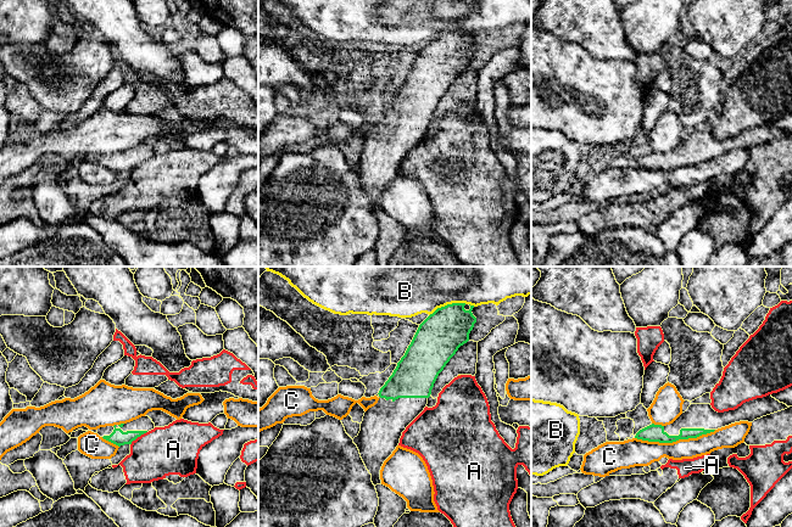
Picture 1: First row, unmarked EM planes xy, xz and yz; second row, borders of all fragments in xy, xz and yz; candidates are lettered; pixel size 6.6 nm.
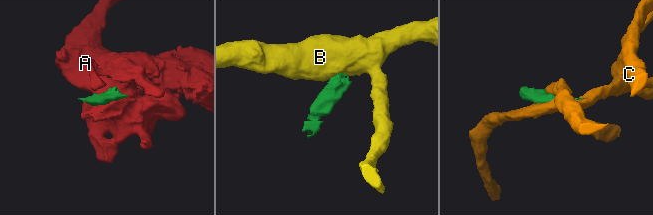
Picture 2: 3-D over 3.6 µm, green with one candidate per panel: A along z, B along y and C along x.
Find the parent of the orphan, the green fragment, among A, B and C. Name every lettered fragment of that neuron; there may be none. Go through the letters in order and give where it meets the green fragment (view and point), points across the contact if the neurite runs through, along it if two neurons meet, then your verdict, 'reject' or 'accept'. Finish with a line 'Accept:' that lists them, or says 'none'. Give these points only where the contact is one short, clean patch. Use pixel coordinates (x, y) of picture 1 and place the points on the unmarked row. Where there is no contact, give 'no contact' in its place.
A: xy (138, 163) | along xy (146, 158), (130, 172) | reject
B: xz (447, 32) | along xz (466, 31), (447, 31), (438, 34), (429, 43) | reject
C: yz (675, 168) | reject
Accept: none

